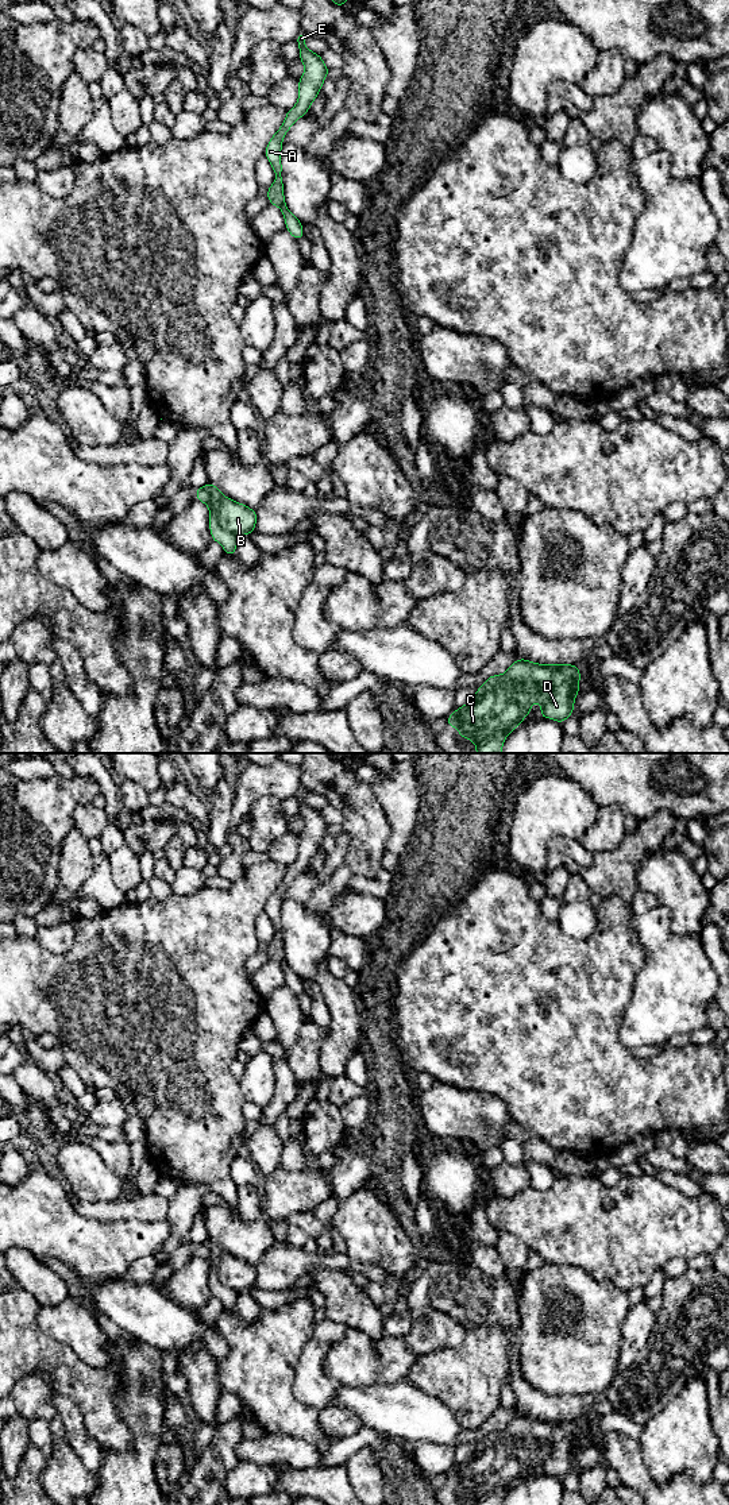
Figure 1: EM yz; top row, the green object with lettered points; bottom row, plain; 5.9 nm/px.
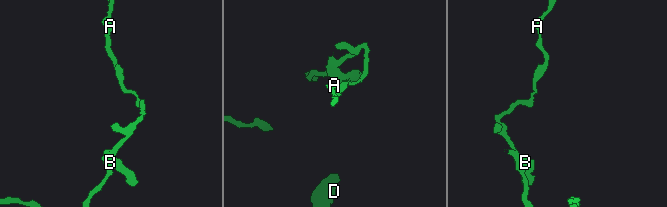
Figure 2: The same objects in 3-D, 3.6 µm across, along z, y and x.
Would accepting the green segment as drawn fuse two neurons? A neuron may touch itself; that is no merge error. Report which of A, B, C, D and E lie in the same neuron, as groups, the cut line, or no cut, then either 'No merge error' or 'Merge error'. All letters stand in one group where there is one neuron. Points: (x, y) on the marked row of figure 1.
Groups: A C D E / B. Split along yz (222, 494), (218, 502), (218, 521), (238, 537). Merge error

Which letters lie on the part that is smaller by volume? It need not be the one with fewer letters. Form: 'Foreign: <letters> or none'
Foreign: B

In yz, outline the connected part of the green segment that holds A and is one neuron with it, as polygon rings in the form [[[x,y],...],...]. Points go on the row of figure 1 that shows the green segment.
[[[300,32],[297,35],[297,46],[300,50],[300,61],[305,70],[298,80],[298,100],[297,104],[286,111],[286,117],[279,130],[271,136],[265,150],[265,157],[269,159],[277,178],[266,190],[269,204],[278,207],[284,215],[286,231],[298,242],[305,236],[301,221],[288,209],[284,197],[282,163],[281,150],[282,140],[292,126],[302,117],[310,108],[312,103],[321,90],[324,80],[328,77],[329,69],[325,66],[320,54],[316,54],[304,46],[308,35]]]

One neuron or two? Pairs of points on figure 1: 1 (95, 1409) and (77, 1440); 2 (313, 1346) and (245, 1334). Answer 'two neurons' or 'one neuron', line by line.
1: two neurons
2: two neurons

